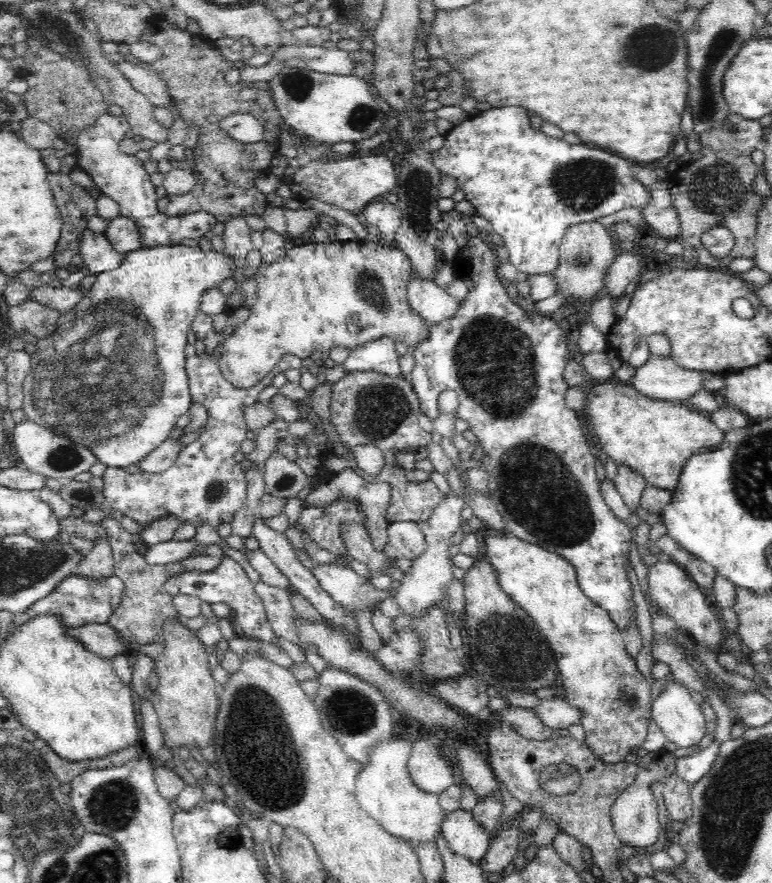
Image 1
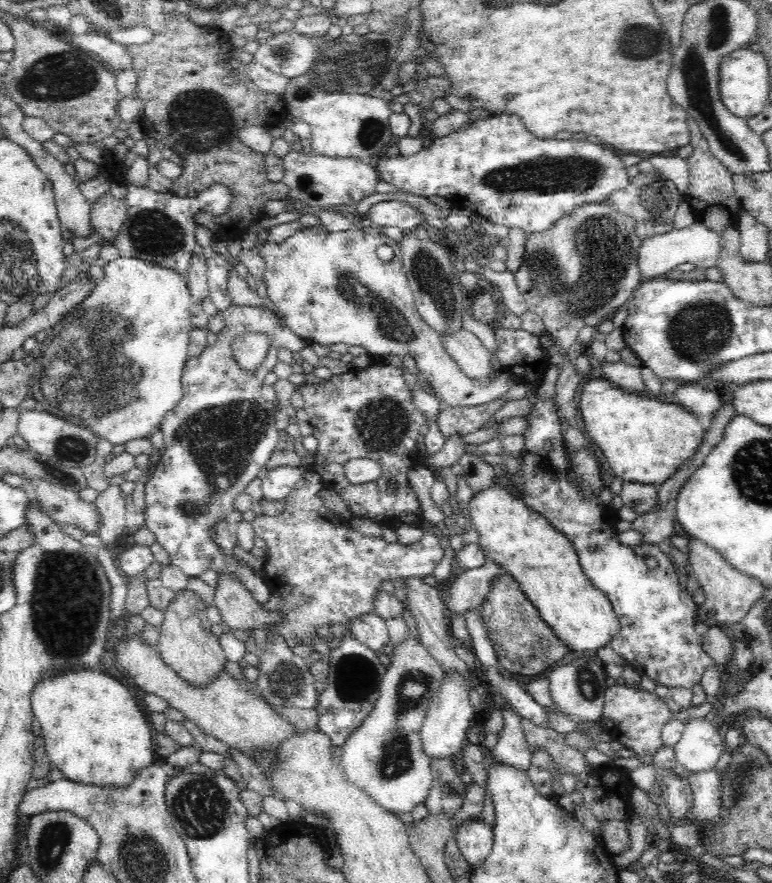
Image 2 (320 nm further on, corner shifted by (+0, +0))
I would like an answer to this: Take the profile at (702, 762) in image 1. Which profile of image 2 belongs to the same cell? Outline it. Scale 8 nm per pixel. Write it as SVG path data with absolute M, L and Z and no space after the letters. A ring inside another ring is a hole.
M716 768L710 771L686 772L683 775L691 788L693 805L690 810L691 820L717 821L719 817L719 774Z

